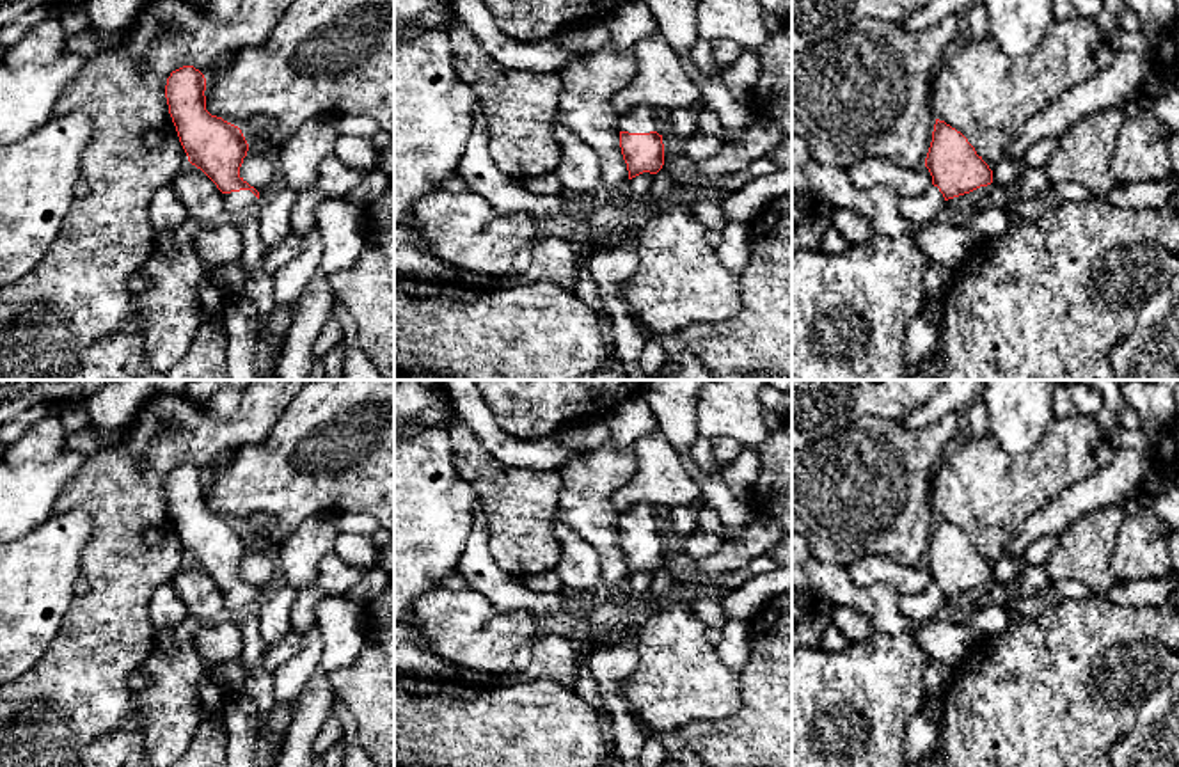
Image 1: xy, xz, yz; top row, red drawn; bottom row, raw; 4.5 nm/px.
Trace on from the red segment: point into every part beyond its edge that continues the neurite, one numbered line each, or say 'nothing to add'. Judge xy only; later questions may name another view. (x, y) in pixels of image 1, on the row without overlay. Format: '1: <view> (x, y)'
1: xy (242, 600)

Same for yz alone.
1: yz (924, 606)

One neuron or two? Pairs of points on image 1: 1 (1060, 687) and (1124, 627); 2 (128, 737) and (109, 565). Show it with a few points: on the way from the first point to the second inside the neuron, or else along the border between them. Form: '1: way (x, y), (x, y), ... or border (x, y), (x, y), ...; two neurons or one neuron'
1: way (1076, 672), (1108, 643); one neuron
2: border (134, 705), (112, 730), (94, 741); two neurons

